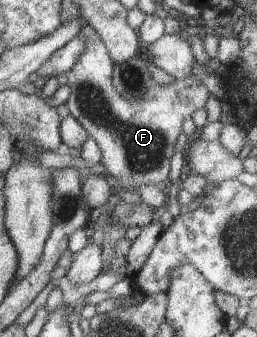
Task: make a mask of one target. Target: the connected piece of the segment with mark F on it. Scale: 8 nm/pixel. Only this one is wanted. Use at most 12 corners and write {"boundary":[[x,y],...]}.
{"boundary":[[87,23],[65,104],[117,191],[168,182],[196,75],[127,101]]}

